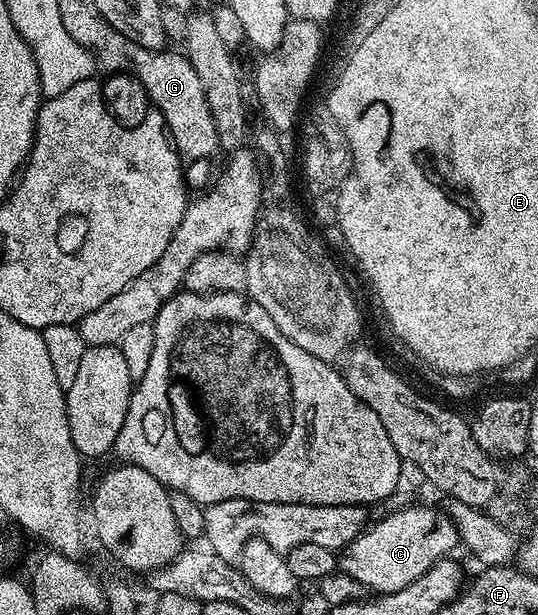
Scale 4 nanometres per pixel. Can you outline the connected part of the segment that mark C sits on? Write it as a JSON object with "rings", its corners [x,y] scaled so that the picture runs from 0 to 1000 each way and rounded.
{"rings":[[[758,818],[738,834],[729,834],[710,847],[686,852],[682,862],[667,867],[654,881],[630,901],[628,925],[651,941],[673,948],[693,966],[730,964],[747,961],[747,954],[762,954],[770,941],[792,935],[799,922],[810,912],[823,912],[835,904],[840,891],[855,886],[855,872],[844,857],[844,850],[833,841],[831,833],[801,828],[796,821],[773,821],[781,818]]]}

